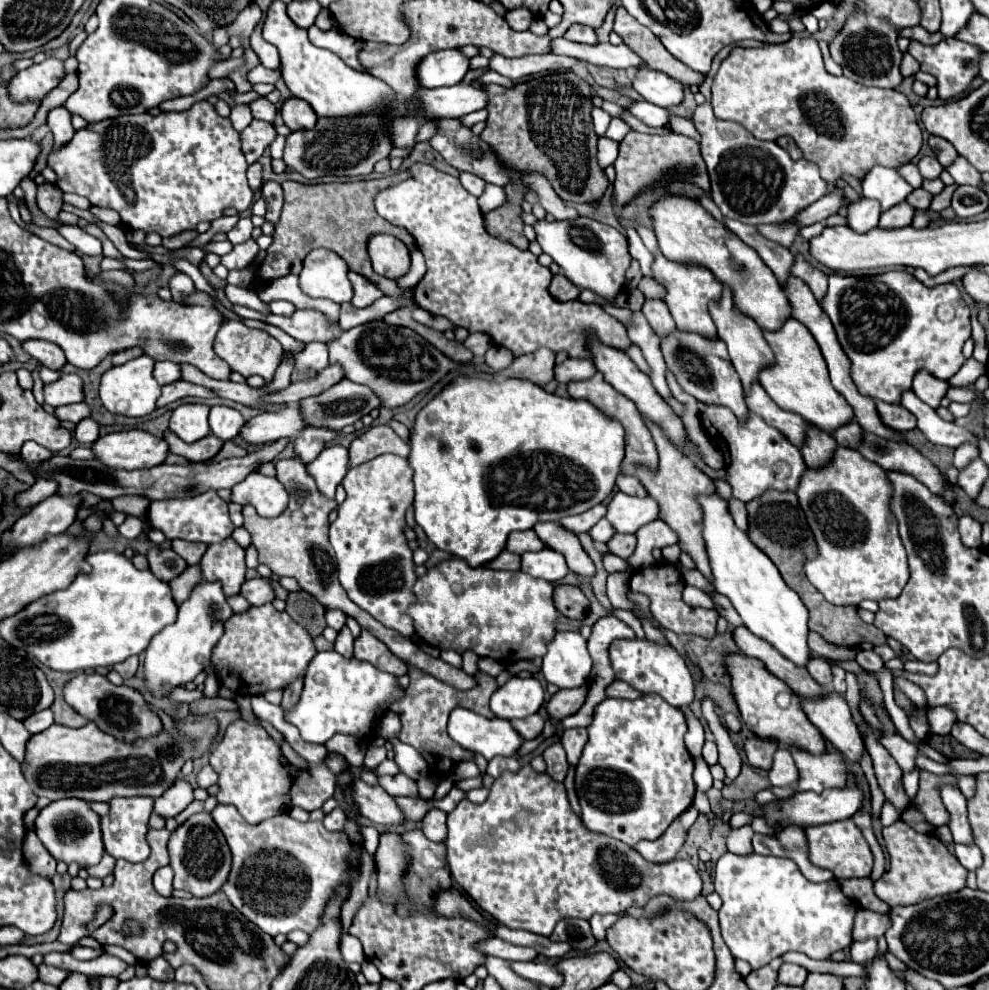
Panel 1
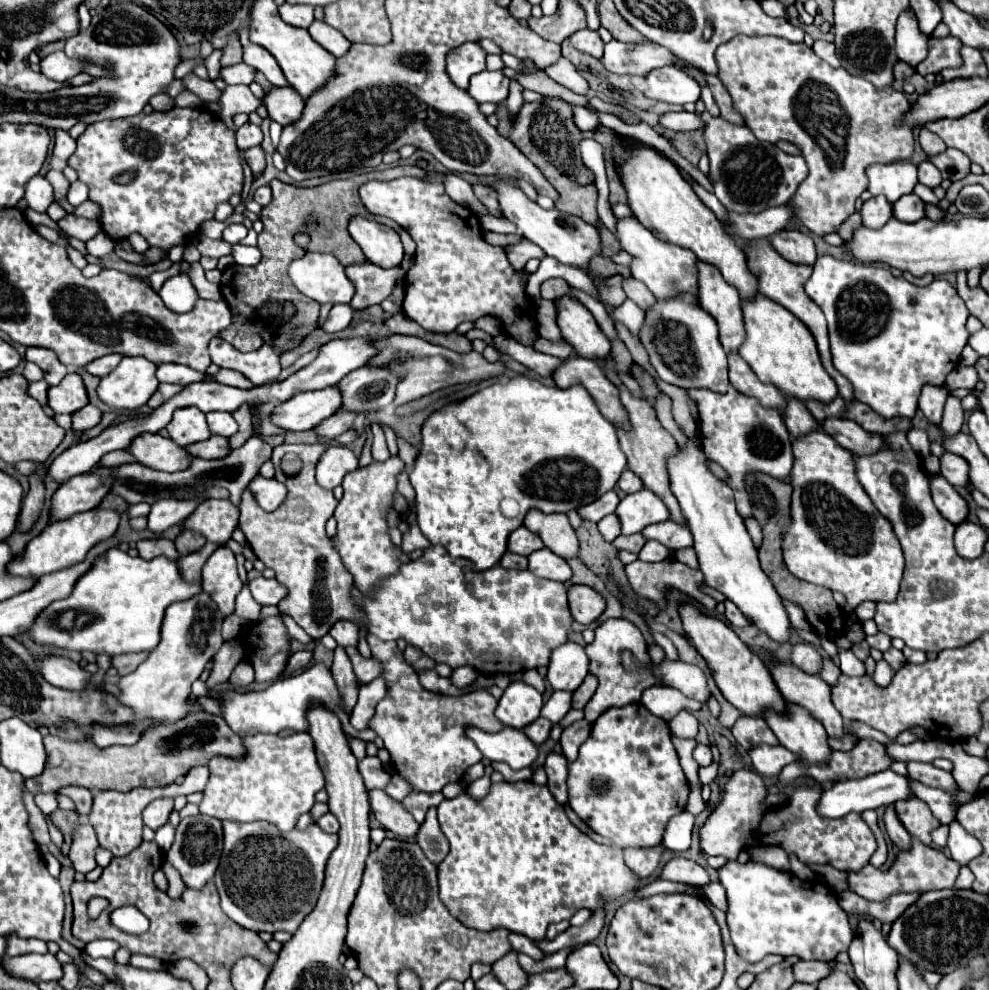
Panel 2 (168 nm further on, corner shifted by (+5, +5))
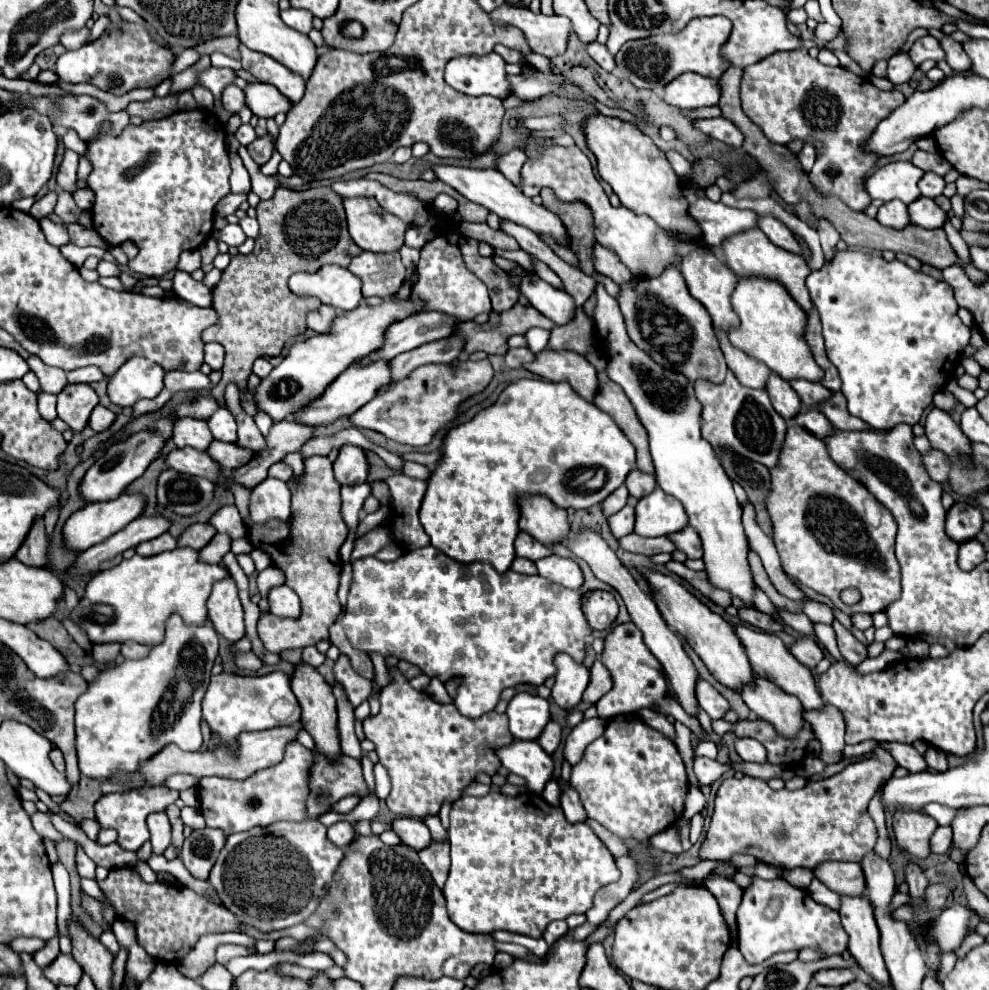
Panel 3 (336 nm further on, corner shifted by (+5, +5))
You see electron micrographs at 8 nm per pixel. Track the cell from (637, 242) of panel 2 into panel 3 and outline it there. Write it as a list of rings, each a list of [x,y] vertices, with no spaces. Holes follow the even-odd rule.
[[[552,146],[548,150],[542,150],[538,156],[532,156],[526,160],[522,166],[522,182],[518,184],[520,192],[528,198],[534,198],[540,194],[542,188],[550,188],[560,202],[584,202],[592,216],[594,216],[594,236],[598,242],[604,242],[606,246],[612,246],[620,260],[630,268],[634,276],[642,274],[660,274],[666,264],[676,264],[676,252],[678,252],[678,242],[668,236],[652,218],[648,216],[638,216],[632,210],[618,206],[614,208],[602,190],[600,182],[596,180],[592,172],[592,164],[586,154],[582,154],[576,146],[570,148],[560,148]]]

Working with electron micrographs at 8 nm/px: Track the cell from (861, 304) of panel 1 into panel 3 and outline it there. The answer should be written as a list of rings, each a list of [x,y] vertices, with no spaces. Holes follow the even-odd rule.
[[[838,252],[834,262],[826,262],[822,266],[822,270],[818,272],[812,272],[808,278],[806,278],[806,286],[810,290],[810,298],[812,298],[812,304],[818,308],[818,314],[820,314],[820,322],[822,322],[822,336],[824,336],[824,346],[826,346],[826,354],[830,358],[830,362],[838,368],[838,374],[840,374],[840,380],[842,380],[842,394],[846,396],[846,402],[848,402],[848,412],[852,416],[858,416],[860,420],[864,420],[866,424],[870,424],[872,428],[876,430],[890,430],[898,424],[910,424],[914,426],[922,412],[932,404],[932,396],[942,390],[954,376],[954,368],[956,368],[956,362],[958,358],[962,356],[962,350],[964,346],[970,342],[970,328],[964,326],[956,314],[958,310],[958,304],[956,300],[952,298],[952,290],[946,282],[942,280],[936,280],[932,276],[926,276],[922,272],[916,272],[912,268],[908,268],[906,264],[898,262],[898,260],[892,260],[892,262],[886,262],[882,256],[876,256],[876,254],[868,254],[868,252]]]

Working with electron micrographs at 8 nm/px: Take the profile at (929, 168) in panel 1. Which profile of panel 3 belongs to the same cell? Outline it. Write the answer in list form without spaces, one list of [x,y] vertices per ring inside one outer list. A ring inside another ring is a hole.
[[[924,174],[924,178],[918,182],[918,188],[920,188],[922,196],[926,196],[926,198],[940,196],[942,190],[944,190],[944,186],[946,186],[946,182],[938,174]]]

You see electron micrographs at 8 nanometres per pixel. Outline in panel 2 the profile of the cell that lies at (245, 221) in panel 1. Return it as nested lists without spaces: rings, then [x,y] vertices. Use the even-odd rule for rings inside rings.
[[[230,224],[230,226],[226,226],[222,238],[224,238],[226,242],[230,242],[230,244],[238,244],[242,238],[246,238],[246,232],[248,232],[248,230],[246,230],[244,224]]]

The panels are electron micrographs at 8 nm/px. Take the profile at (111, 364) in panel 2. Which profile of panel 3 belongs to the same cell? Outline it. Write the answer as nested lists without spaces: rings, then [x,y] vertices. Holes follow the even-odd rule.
[[[78,368],[74,372],[68,372],[68,384],[92,384],[92,382],[98,382],[102,380],[104,374],[100,374],[100,368]]]

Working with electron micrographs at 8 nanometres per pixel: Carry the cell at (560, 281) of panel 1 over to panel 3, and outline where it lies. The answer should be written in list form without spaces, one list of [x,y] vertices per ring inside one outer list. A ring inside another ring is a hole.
[[[462,238],[460,240],[460,250],[464,264],[470,272],[474,272],[488,288],[490,300],[492,300],[492,310],[500,312],[506,310],[508,304],[514,304],[518,300],[518,290],[510,286],[508,274],[500,270],[492,258],[482,258],[478,254],[478,242],[472,238]]]

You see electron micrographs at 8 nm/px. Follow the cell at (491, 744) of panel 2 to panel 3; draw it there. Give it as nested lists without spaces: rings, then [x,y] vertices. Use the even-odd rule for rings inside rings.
[[[512,742],[504,750],[496,752],[502,760],[502,766],[512,774],[522,776],[530,792],[542,794],[544,786],[552,780],[554,760],[546,754],[538,742]]]

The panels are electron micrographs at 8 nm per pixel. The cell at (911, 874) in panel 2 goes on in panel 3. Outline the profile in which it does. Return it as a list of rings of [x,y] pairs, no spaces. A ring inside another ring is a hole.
[[[822,862],[814,870],[814,876],[834,890],[840,896],[862,896],[864,894],[864,878],[860,864],[856,862]]]

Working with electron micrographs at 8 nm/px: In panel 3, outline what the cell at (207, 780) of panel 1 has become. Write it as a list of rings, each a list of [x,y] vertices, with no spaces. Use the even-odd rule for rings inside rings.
[[[150,786],[150,788],[138,788],[138,790],[130,790],[124,794],[106,794],[96,802],[96,818],[98,824],[102,828],[114,828],[118,832],[118,844],[124,850],[132,850],[136,852],[148,838],[148,826],[146,826],[146,818],[152,812],[162,812],[166,810],[168,804],[178,800],[178,792],[170,790],[166,786]]]

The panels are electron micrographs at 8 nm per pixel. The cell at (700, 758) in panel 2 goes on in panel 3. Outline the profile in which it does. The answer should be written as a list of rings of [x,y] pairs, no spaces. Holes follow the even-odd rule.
[[[694,758],[694,774],[700,786],[714,784],[728,768],[710,758]]]

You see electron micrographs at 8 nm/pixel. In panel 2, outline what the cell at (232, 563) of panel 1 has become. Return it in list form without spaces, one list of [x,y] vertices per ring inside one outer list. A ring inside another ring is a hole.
[[[228,546],[212,552],[202,570],[202,590],[212,596],[224,616],[234,612],[234,600],[242,590],[242,580],[236,570],[236,556]]]

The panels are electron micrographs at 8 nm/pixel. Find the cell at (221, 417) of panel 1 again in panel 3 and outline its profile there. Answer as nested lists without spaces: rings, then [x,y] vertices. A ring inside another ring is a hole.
[[[220,408],[210,420],[208,420],[208,426],[212,430],[212,436],[216,440],[222,440],[222,442],[236,442],[238,436],[236,436],[236,422],[232,418],[232,414],[226,410],[226,408]]]

